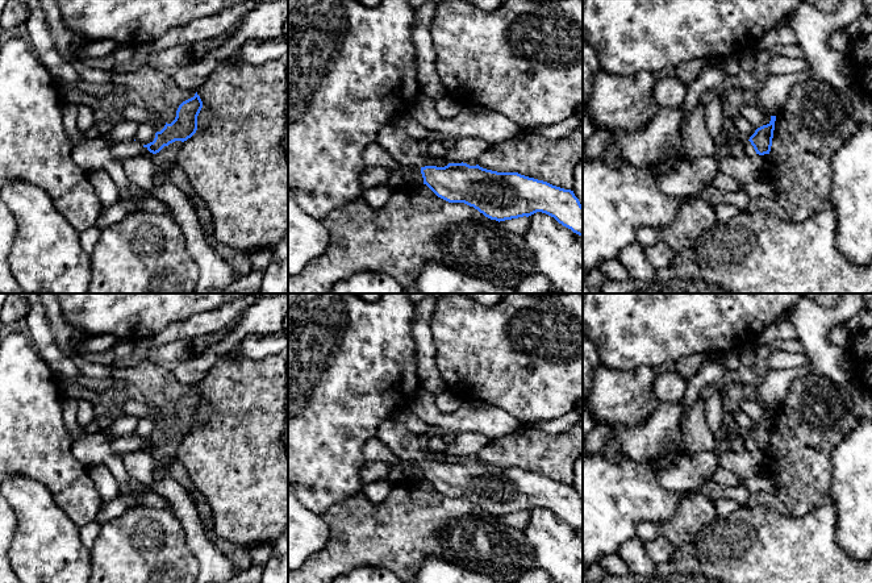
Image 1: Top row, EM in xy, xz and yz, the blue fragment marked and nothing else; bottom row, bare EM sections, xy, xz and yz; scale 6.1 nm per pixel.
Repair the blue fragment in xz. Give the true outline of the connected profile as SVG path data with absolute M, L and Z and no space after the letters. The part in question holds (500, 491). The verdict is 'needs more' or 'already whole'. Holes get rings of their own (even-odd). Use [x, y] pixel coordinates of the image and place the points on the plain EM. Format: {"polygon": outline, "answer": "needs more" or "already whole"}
{"polygon": "M392 418L380 424L376 437L399 459L418 461L424 479L448 497L464 497L498 517L542 507L583 532L583 500L571 484L479 459L431 461L420 436Z", "answer": "needs more"}

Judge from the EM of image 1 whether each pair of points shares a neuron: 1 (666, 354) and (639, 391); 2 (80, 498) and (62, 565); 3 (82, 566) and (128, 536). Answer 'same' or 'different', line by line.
1: different
2: different
3: different

